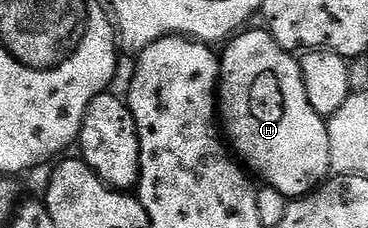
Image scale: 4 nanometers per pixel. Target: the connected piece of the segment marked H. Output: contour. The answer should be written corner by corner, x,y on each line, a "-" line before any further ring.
248,30
228,39
225,54
223,50
220,55
223,134
232,153
264,185
283,192
287,199
303,198
330,177
329,127
307,100
300,61
275,44
268,30

